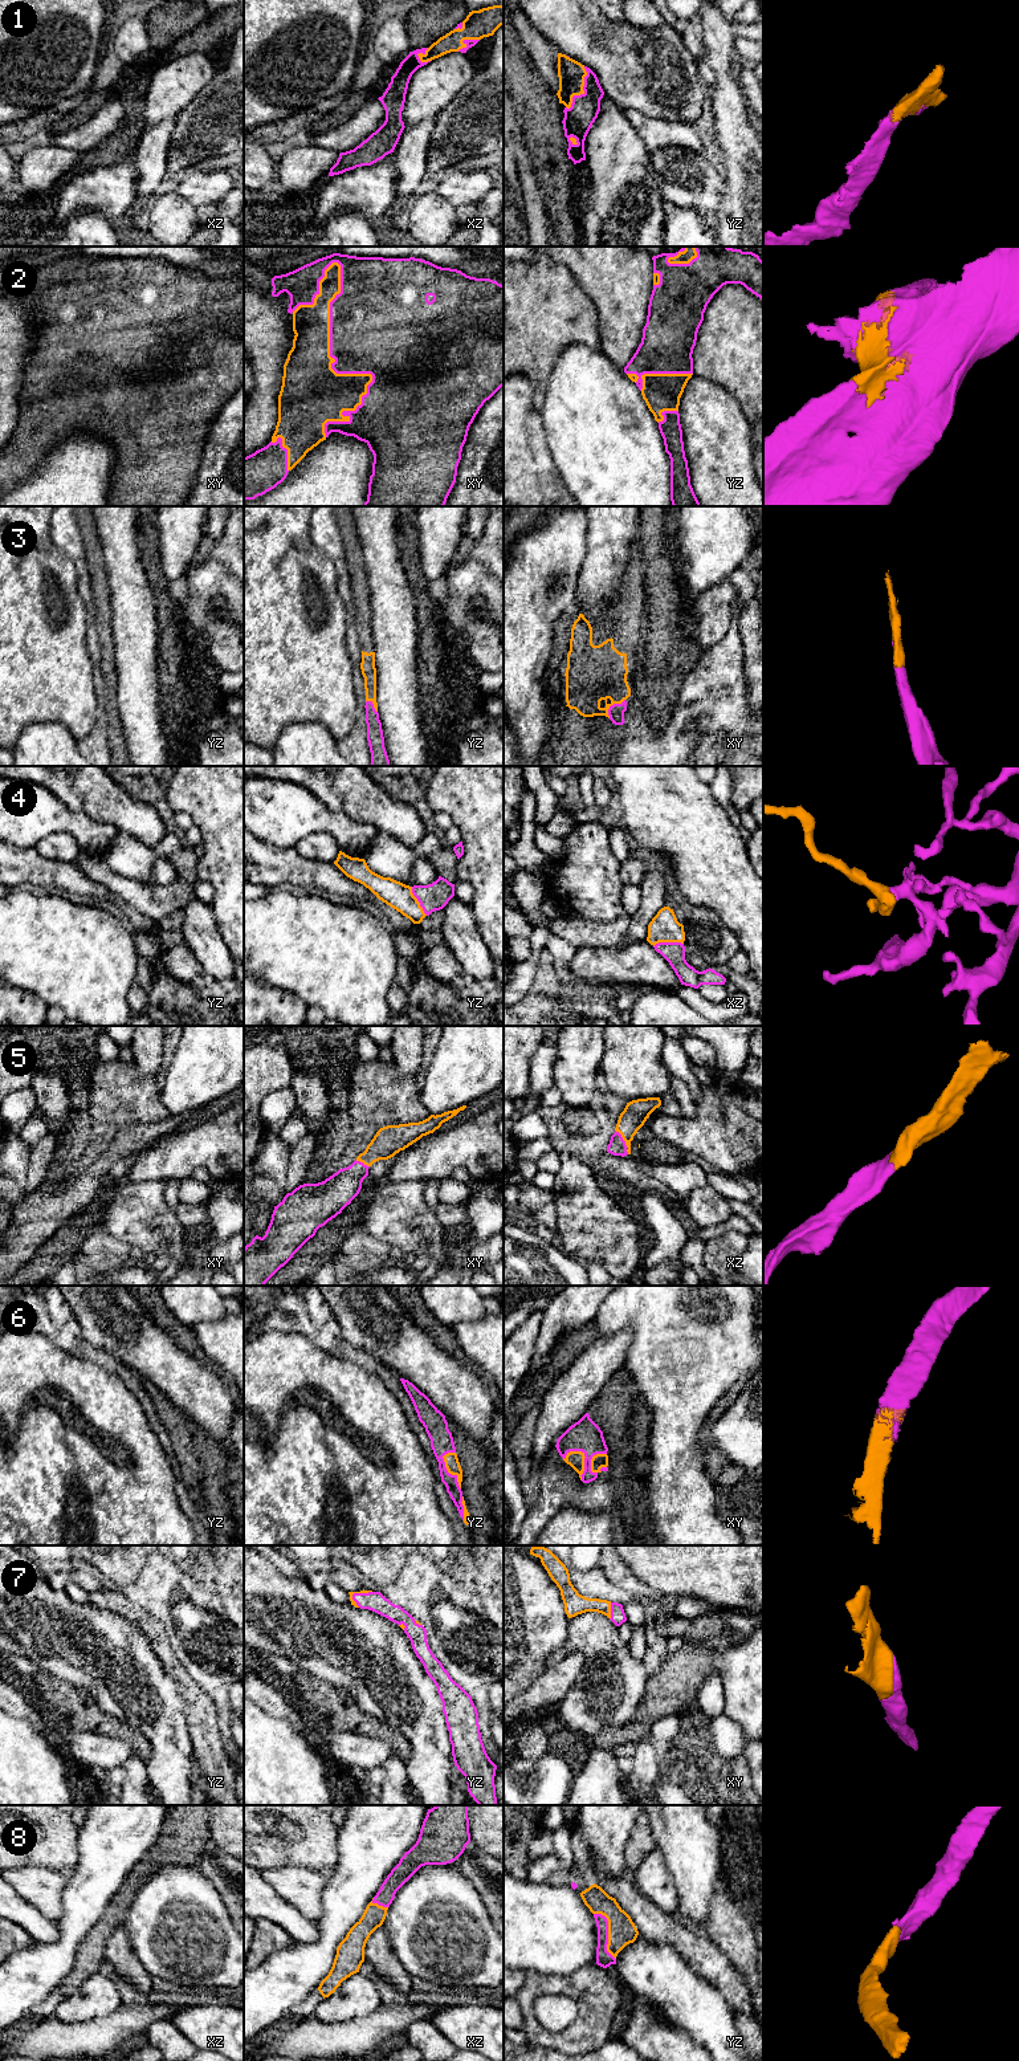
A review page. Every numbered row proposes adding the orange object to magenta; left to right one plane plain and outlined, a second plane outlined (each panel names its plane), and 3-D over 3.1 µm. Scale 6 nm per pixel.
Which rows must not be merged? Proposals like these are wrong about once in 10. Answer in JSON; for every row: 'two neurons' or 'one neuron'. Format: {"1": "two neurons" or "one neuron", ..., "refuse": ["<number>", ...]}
{"1": "one neuron", "2": "one neuron", "3": "one neuron", "4": "one neuron", "5": "one neuron", "6": "one neuron", "7": "one neuron", "8": "one neuron", "refuse": []}

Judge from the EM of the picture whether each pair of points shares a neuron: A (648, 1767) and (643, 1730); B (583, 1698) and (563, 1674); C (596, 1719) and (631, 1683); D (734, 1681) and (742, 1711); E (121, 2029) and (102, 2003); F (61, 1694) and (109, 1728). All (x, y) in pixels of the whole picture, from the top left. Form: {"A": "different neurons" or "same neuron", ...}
{"A": "different neurons", "B": "different neurons", "C": "same neuron", "D": "same neuron", "E": "different neurons", "F": "same neuron"}

